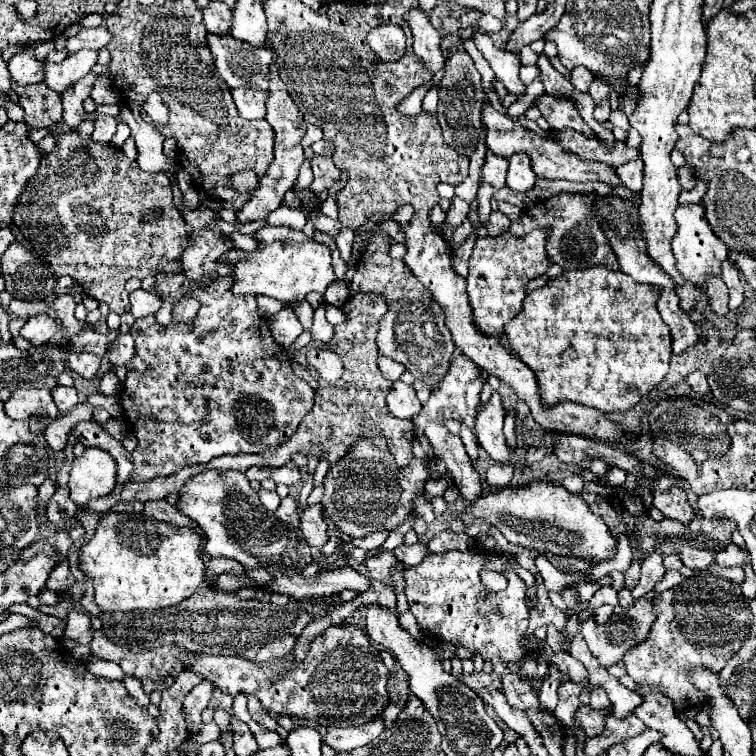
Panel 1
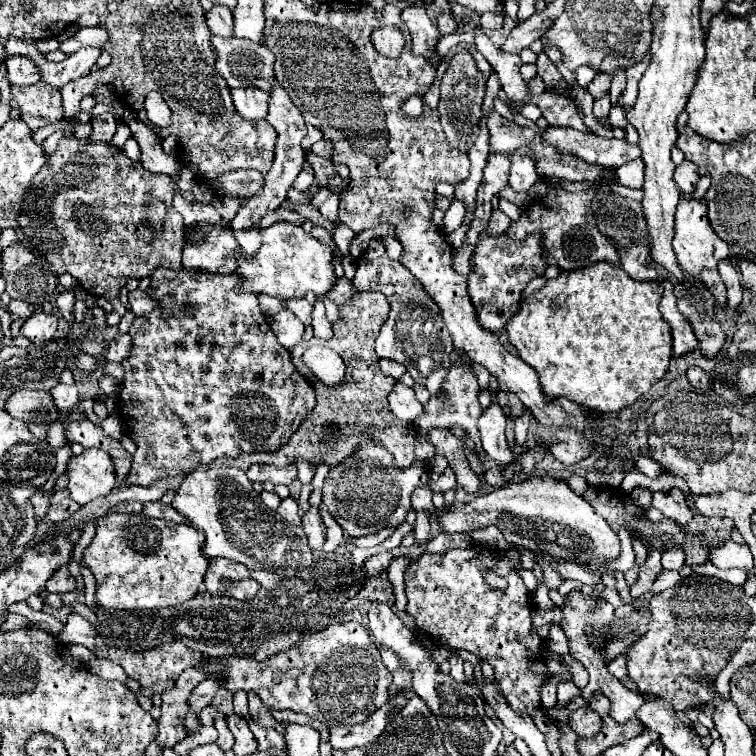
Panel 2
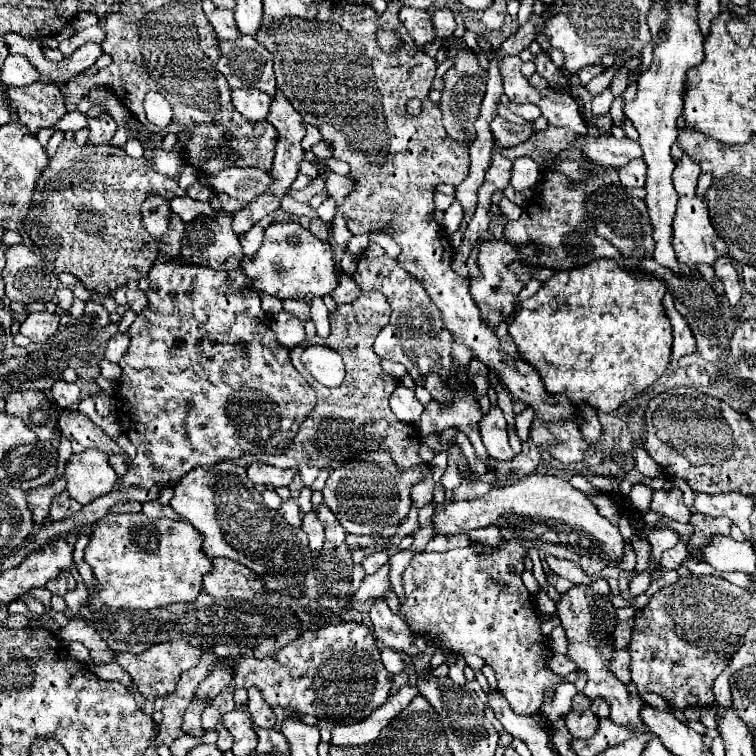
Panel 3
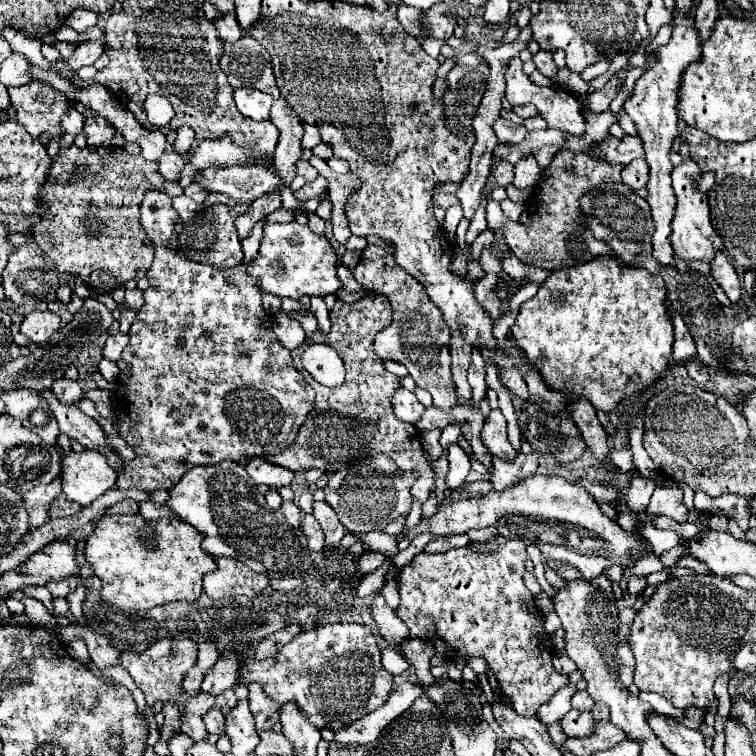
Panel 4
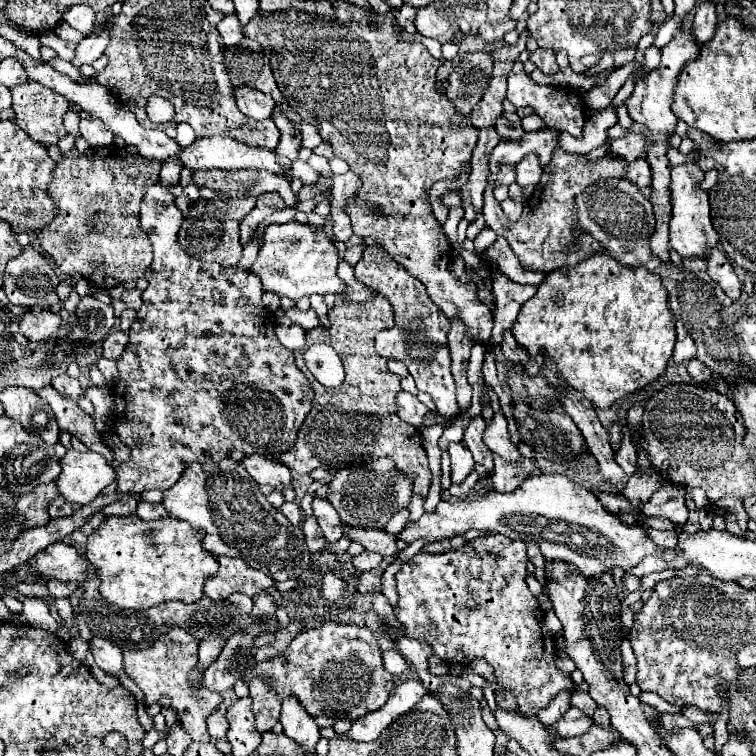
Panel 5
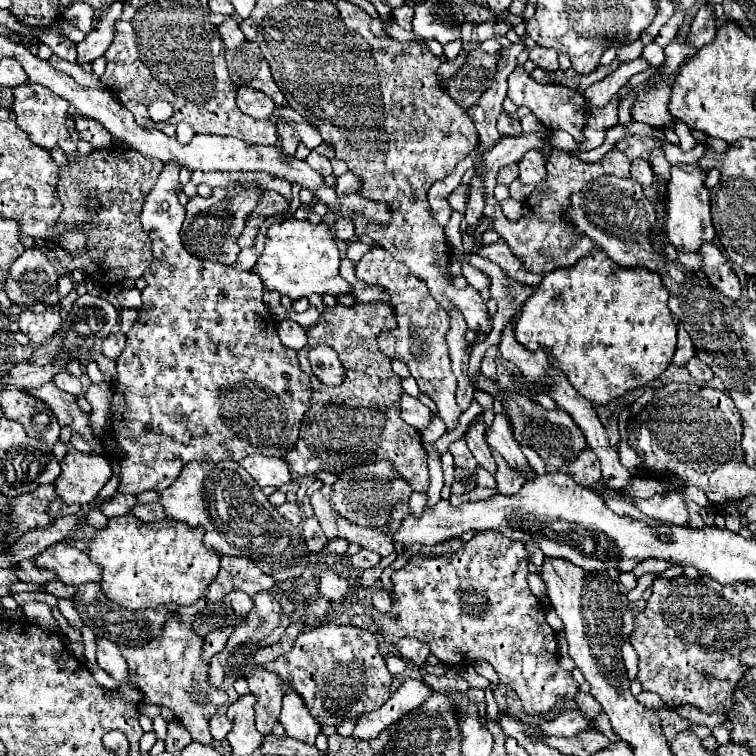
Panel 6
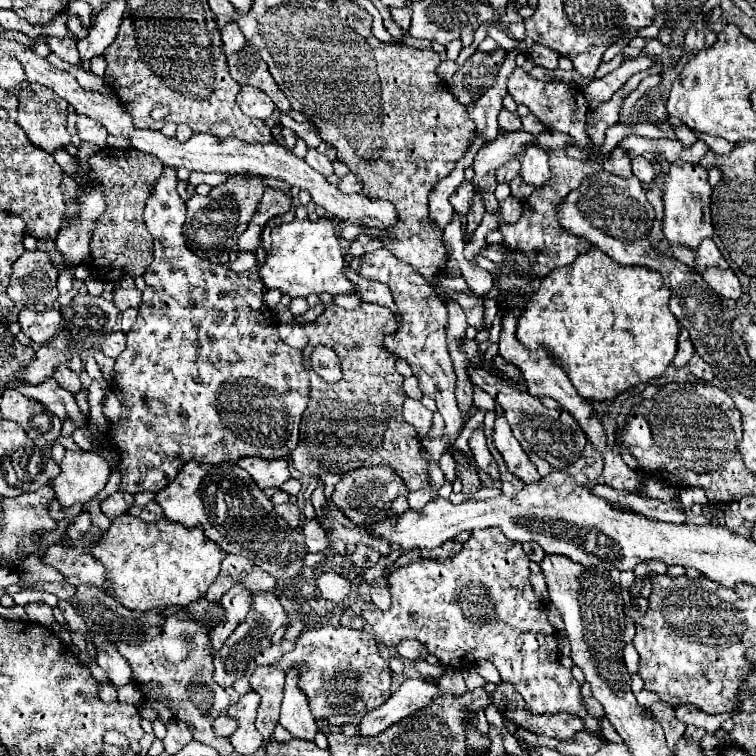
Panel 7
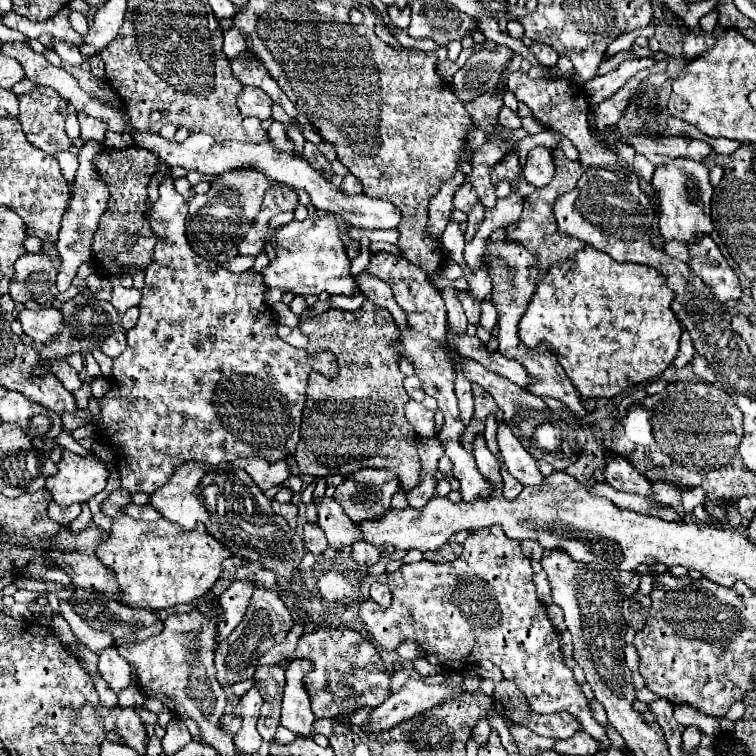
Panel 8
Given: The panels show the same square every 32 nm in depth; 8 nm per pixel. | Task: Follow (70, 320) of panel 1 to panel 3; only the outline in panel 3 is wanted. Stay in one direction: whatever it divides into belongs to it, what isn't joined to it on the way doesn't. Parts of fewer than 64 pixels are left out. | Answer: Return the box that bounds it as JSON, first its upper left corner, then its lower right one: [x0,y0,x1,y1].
[56,286,72,312]

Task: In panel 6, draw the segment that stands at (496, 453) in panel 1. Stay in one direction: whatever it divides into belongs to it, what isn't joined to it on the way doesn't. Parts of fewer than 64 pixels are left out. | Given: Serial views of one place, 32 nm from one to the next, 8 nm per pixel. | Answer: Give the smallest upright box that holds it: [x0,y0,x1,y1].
[486,414,538,480]

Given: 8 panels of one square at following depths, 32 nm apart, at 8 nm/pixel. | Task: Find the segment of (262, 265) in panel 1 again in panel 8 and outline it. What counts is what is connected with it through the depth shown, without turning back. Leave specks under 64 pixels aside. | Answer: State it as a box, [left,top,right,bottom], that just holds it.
[262,214,360,296]

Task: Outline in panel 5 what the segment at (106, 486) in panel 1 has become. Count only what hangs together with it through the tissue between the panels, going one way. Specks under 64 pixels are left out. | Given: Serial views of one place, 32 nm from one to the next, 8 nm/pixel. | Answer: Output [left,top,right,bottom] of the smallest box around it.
[56,450,116,504]

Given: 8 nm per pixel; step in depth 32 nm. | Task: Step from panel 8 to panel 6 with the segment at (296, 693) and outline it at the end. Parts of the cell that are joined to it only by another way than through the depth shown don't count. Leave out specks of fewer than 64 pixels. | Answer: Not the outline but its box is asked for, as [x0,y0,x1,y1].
[280,684,320,744]

